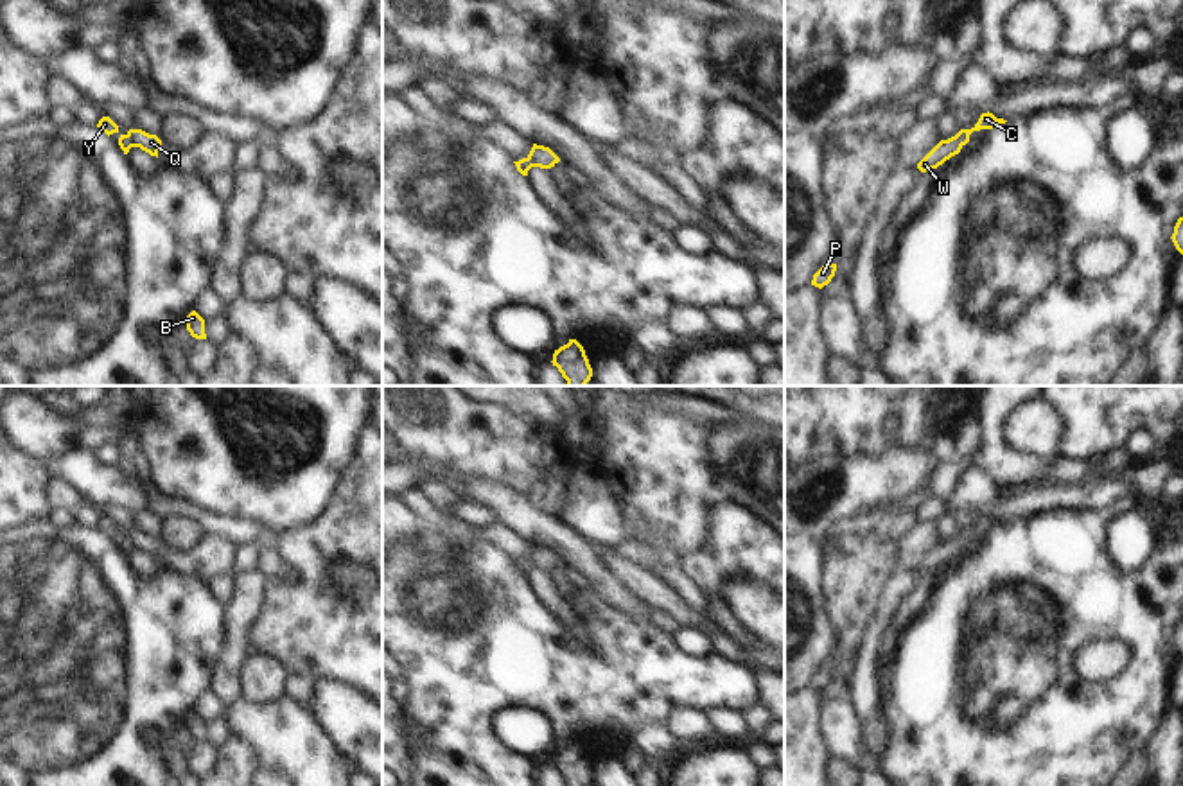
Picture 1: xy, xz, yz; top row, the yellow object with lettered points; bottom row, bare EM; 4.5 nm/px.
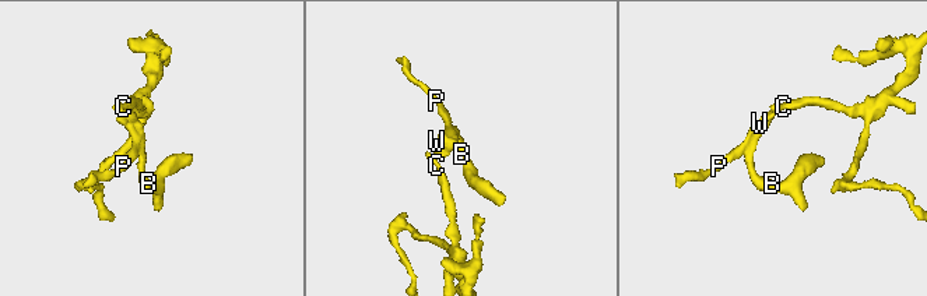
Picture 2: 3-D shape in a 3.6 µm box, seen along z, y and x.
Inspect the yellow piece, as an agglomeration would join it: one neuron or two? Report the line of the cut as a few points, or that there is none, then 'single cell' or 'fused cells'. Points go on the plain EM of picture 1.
no cut | single cell

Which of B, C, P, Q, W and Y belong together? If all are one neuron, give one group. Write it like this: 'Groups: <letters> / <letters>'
Groups: B C P Q W Y.

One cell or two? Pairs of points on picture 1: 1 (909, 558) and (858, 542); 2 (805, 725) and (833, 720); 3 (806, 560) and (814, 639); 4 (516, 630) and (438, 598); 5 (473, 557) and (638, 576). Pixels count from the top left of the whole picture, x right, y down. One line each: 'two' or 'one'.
1: two
2: two
3: one
4: one
5: two

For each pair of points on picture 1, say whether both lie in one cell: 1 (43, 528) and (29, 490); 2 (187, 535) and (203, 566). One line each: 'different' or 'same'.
1: different
2: different

